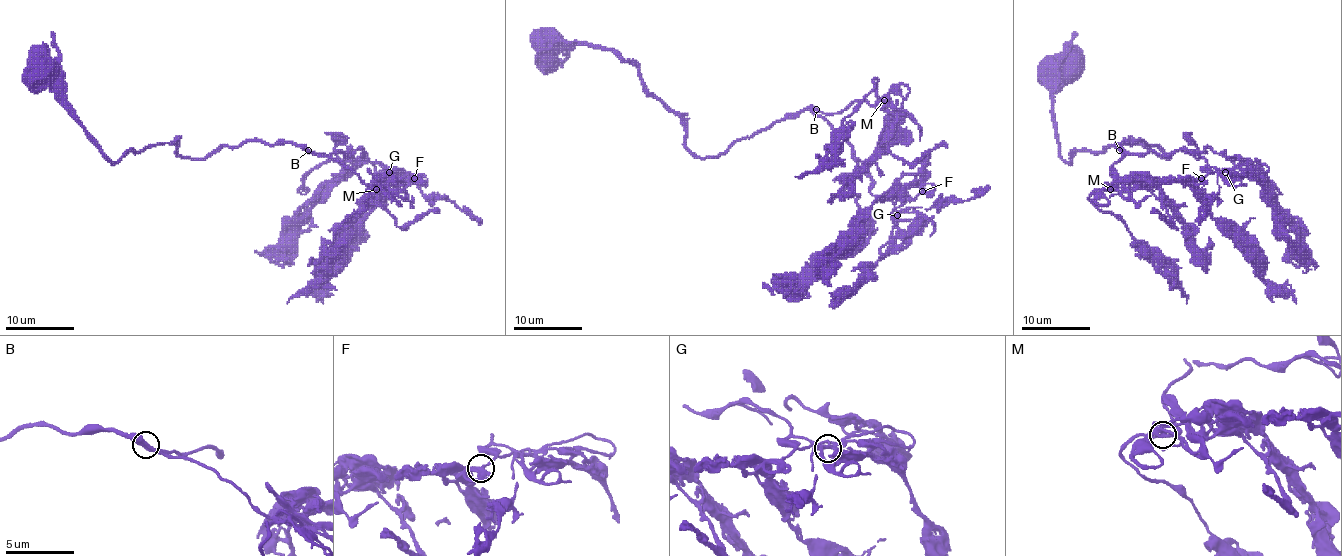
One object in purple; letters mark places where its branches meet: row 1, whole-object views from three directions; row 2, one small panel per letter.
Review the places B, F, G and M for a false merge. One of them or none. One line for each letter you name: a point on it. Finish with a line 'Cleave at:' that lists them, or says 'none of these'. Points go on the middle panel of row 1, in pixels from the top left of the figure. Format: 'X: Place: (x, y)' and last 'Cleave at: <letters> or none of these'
Cleave at: none of these

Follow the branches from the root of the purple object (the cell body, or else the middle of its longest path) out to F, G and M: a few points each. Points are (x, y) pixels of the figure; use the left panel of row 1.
F: (43, 73), (113, 162), (162, 143), (207, 158), (265, 141), (326, 155), (360, 150), (413, 179)
G: (43, 73), (113, 162), (162, 143), (207, 158), (265, 141), (326, 155), (360, 150), (390, 172)
M: (43, 73), (113, 162), (162, 143), (174, 143), (190, 158), (248, 141), (292, 143), (342, 162), (376, 189)

